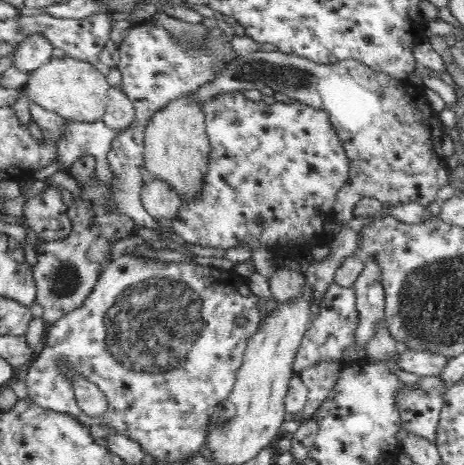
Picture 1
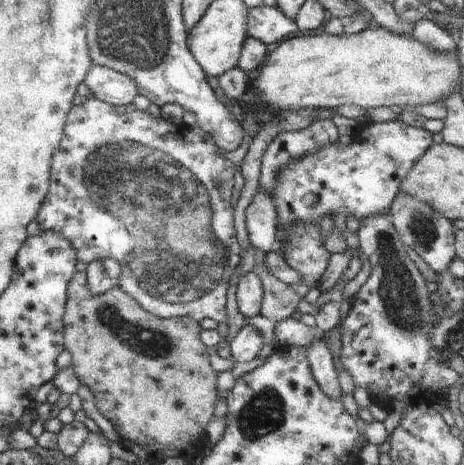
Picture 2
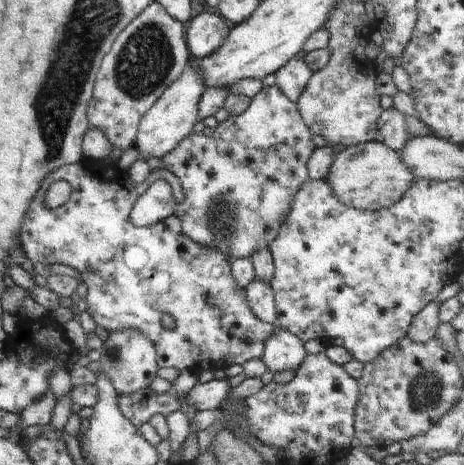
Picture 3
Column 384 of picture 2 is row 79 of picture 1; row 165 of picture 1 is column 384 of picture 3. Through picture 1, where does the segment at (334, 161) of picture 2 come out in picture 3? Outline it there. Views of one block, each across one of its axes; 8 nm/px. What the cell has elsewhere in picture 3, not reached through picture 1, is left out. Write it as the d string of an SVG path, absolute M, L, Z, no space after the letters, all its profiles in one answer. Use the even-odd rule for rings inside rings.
M385 108L379 114L379 124L377 124L377 142L387 146L393 152L401 152L401 148L415 138L405 122L405 116L397 112L395 108Z

